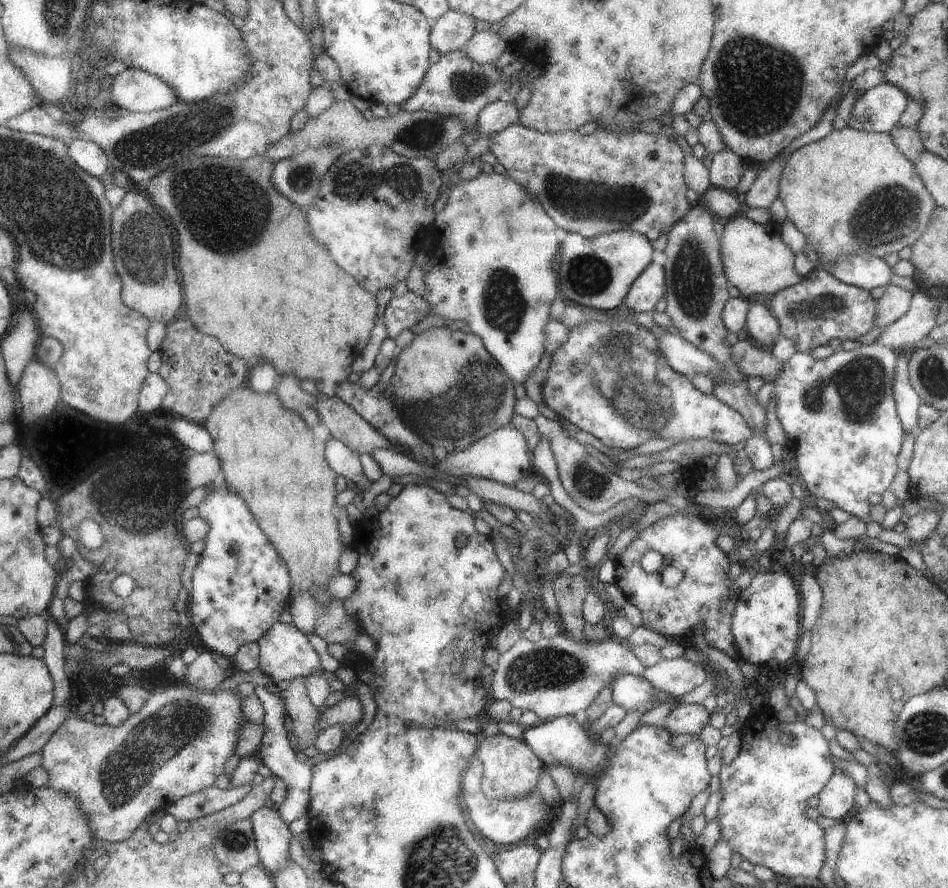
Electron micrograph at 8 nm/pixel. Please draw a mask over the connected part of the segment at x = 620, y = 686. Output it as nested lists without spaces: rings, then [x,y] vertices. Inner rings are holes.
[[[631,673],[619,675],[613,682],[614,703],[623,706],[628,711],[652,708],[657,706],[654,698],[655,690],[641,675]]]

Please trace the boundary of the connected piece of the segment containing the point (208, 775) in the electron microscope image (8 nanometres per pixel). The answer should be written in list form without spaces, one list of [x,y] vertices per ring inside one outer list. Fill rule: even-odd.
[[[177,682],[155,693],[138,713],[118,727],[100,726],[75,715],[69,716],[42,750],[42,766],[49,774],[49,786],[72,794],[82,802],[97,839],[124,841],[151,812],[166,809],[183,797],[215,784],[217,776],[224,773],[227,758],[237,749],[238,734],[245,721],[241,720],[242,706],[237,690],[202,691]]]

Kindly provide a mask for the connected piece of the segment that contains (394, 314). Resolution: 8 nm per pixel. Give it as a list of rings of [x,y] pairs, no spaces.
[[[409,291],[402,297],[394,296],[381,317],[386,324],[389,338],[395,340],[402,332],[413,328],[429,314],[432,314],[432,310],[425,297]]]

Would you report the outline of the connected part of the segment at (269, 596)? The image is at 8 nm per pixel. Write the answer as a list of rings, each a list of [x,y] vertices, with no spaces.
[[[227,484],[225,488],[213,487],[206,492],[203,502],[201,502],[201,506],[199,506],[198,516],[207,520],[211,530],[204,538],[205,548],[202,550],[202,553],[199,554],[200,559],[197,568],[194,570],[194,577],[192,580],[193,586],[189,591],[189,600],[187,601],[187,615],[189,616],[191,627],[199,634],[200,639],[207,650],[219,656],[227,658],[230,656],[234,657],[243,645],[249,645],[252,642],[259,641],[262,636],[265,636],[265,633],[269,632],[273,625],[277,624],[279,616],[281,616],[285,610],[290,608],[290,604],[293,601],[290,567],[287,566],[282,554],[279,554],[279,551],[273,546],[271,539],[265,534],[265,532],[263,532],[262,526],[259,526],[259,523],[256,521],[255,515],[251,512],[247,501],[240,494],[231,490]]]

